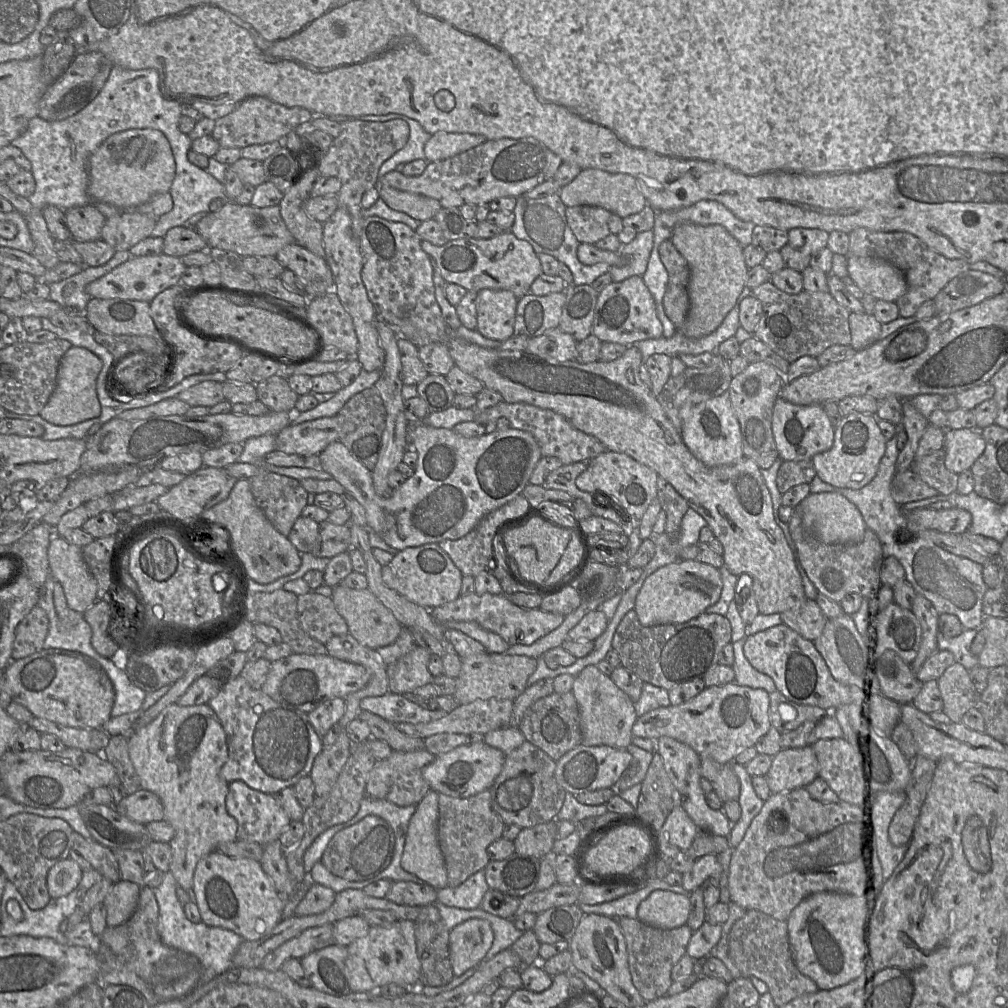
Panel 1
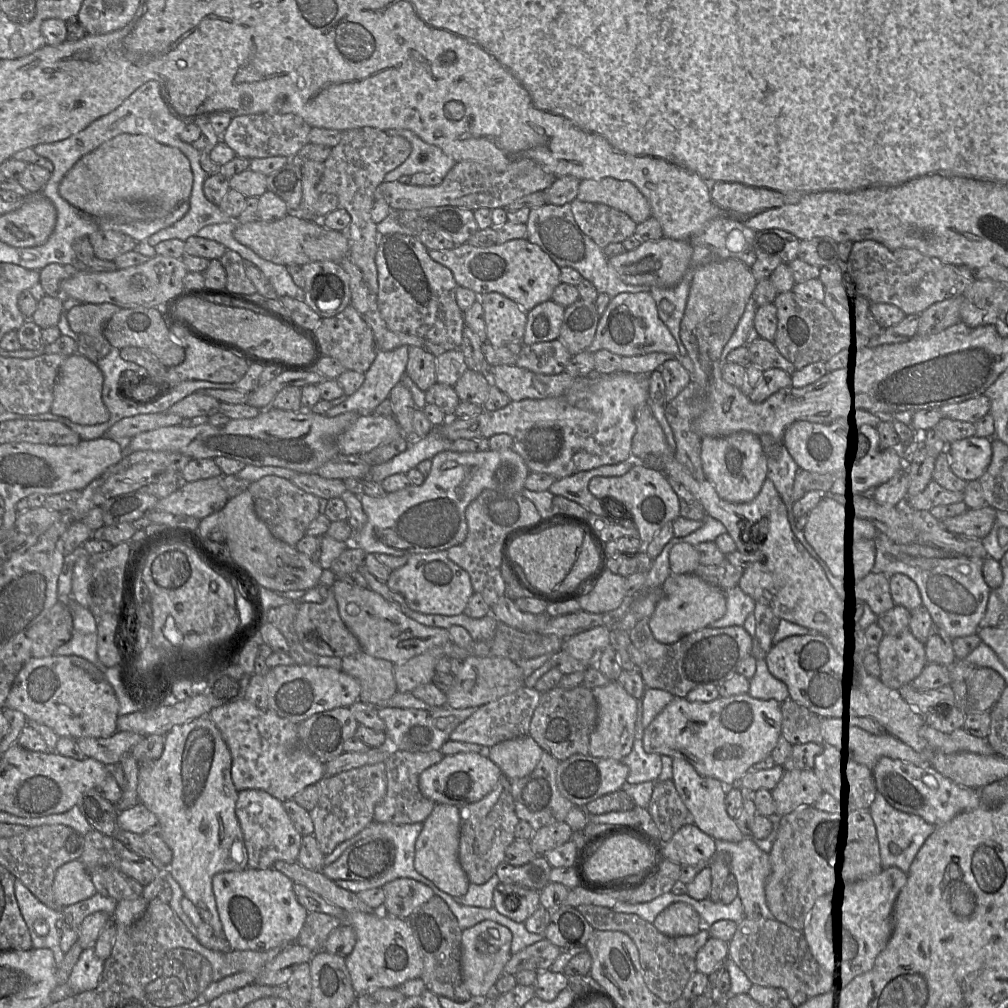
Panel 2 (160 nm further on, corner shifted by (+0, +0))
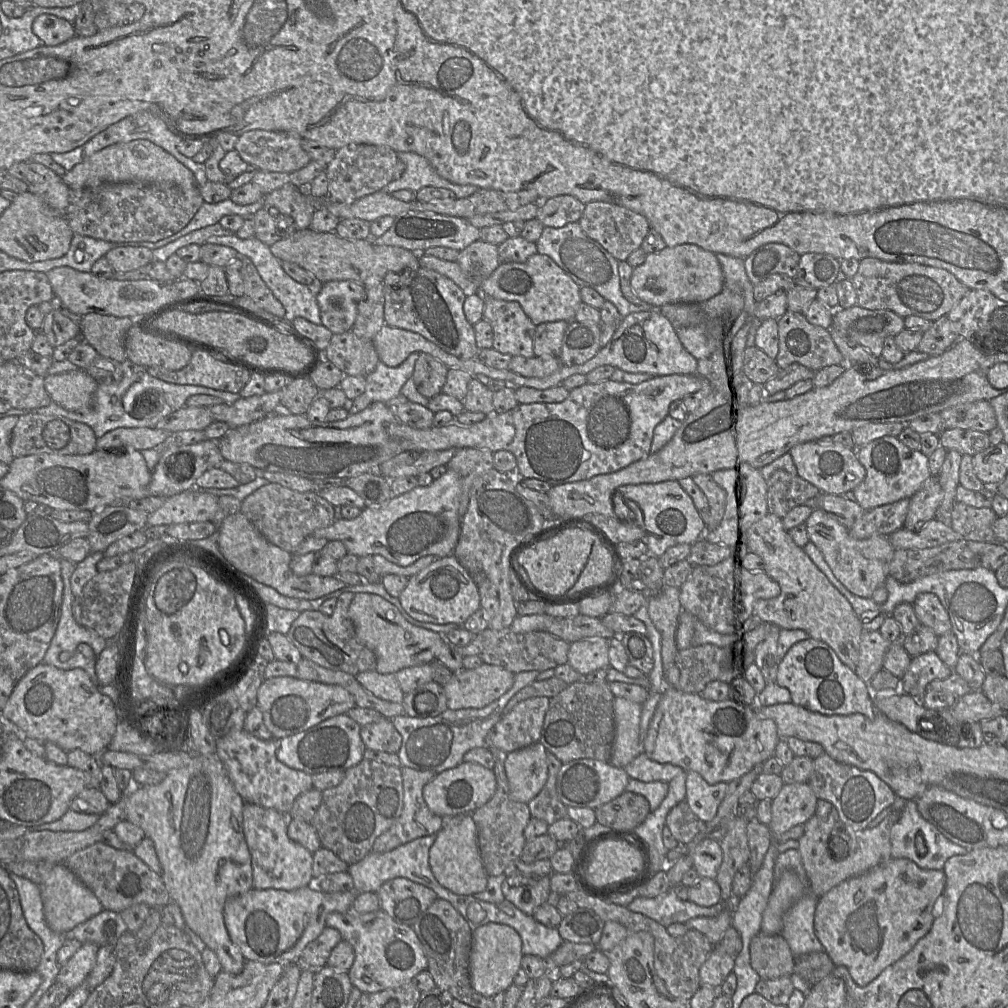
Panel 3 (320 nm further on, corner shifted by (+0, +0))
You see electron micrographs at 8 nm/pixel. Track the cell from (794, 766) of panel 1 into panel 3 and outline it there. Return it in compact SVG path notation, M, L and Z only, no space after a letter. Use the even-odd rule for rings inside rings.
M809 783L784 784L772 800L772 820L768 825L773 839L796 825L804 825L815 815L818 798Z

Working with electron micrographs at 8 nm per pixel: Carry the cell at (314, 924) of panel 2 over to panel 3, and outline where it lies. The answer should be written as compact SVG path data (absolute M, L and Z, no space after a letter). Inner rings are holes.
M325 926L318 937L309 942L294 961L301 971L311 971L313 974L326 966L332 949L342 940L338 930Z

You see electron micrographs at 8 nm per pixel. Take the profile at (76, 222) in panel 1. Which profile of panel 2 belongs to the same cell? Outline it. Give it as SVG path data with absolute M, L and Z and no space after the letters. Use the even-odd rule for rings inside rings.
M97 230L88 236L94 255L101 260L114 261L123 253L135 250L137 242L113 230Z

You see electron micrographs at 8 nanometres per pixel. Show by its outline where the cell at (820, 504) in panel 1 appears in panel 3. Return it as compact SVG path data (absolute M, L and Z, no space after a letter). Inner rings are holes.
M815 508L806 521L810 542L822 553L835 577L851 593L871 598L873 592L884 584L894 548L888 536L875 536L863 540L853 538L849 529L821 508Z

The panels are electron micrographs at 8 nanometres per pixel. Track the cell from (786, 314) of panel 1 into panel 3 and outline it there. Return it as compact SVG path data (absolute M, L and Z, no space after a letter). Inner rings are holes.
M787 311L778 319L779 350L776 361L780 368L793 364L805 366L813 371L828 365L845 364L829 331L810 323L803 313Z

